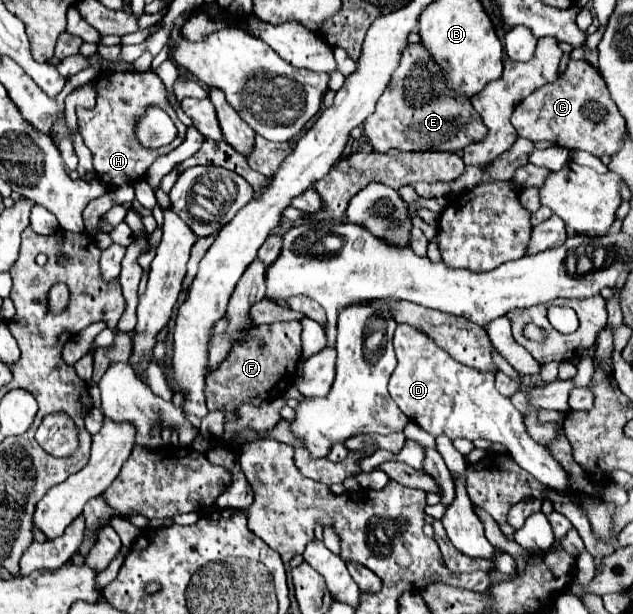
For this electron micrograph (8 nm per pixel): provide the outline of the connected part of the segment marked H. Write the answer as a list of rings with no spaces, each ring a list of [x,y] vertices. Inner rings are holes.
[[[121,72],[121,74],[101,74],[97,84],[97,104],[95,108],[77,108],[77,120],[79,120],[79,132],[85,140],[85,146],[93,154],[93,168],[107,186],[119,186],[125,182],[139,180],[147,168],[153,164],[155,158],[169,154],[175,150],[183,138],[185,138],[185,124],[177,118],[177,112],[167,102],[165,86],[161,84],[159,76],[155,72]],[[147,106],[159,106],[169,114],[177,126],[177,136],[171,144],[163,148],[143,148],[135,136],[135,124],[137,118],[145,114]]]

